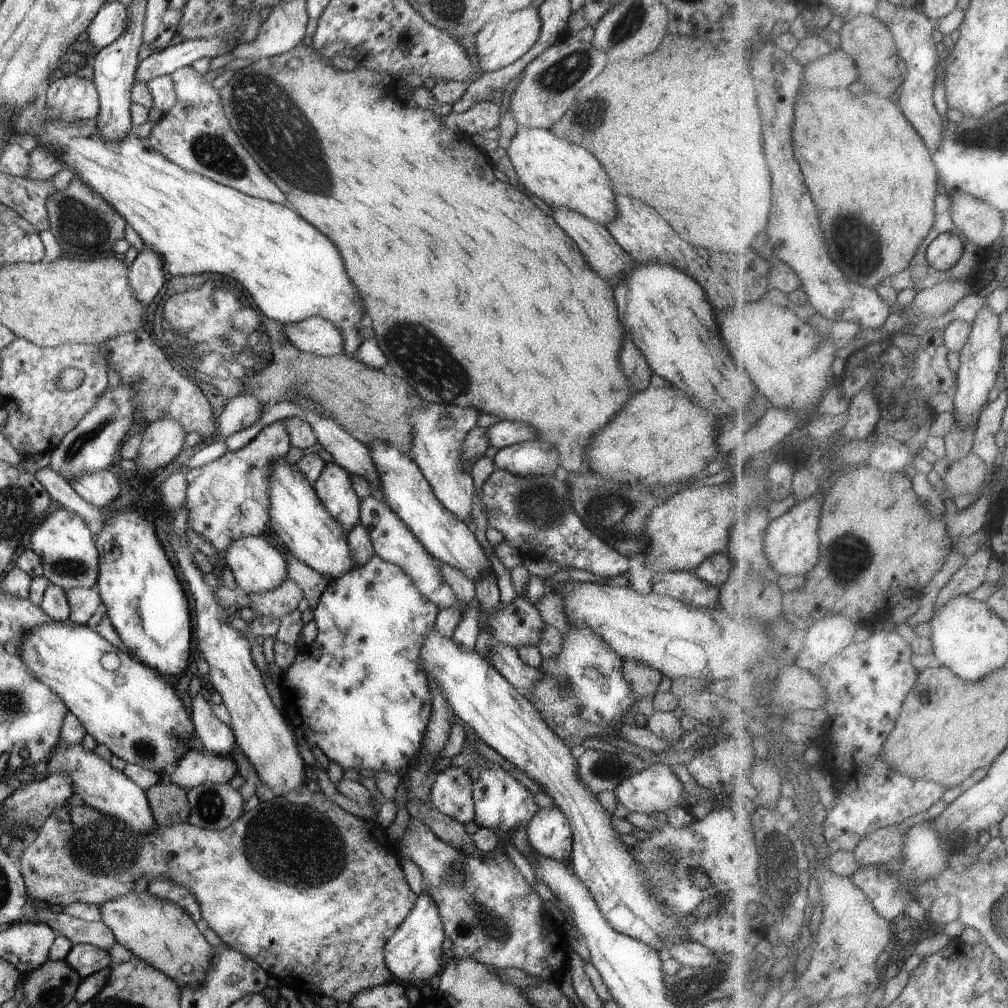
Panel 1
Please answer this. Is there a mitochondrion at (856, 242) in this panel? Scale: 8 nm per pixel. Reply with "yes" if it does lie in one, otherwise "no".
yes

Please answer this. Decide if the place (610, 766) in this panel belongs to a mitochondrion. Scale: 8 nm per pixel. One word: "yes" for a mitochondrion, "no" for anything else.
yes

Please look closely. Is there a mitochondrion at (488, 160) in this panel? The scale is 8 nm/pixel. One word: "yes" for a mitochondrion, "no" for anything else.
no

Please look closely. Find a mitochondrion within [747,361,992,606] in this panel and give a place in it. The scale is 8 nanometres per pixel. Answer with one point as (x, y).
(844, 567)

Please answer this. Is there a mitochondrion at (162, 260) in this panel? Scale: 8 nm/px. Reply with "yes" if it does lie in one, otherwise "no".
no

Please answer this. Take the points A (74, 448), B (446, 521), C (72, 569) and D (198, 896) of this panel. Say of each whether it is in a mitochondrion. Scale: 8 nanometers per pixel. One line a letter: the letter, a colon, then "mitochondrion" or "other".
A: mitochondrion
B: other
C: mitochondrion
D: other

